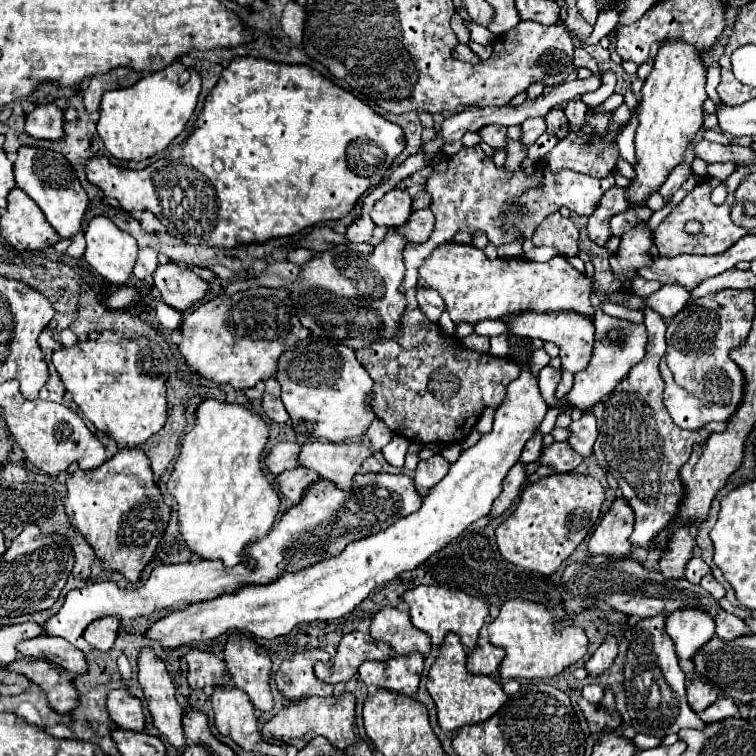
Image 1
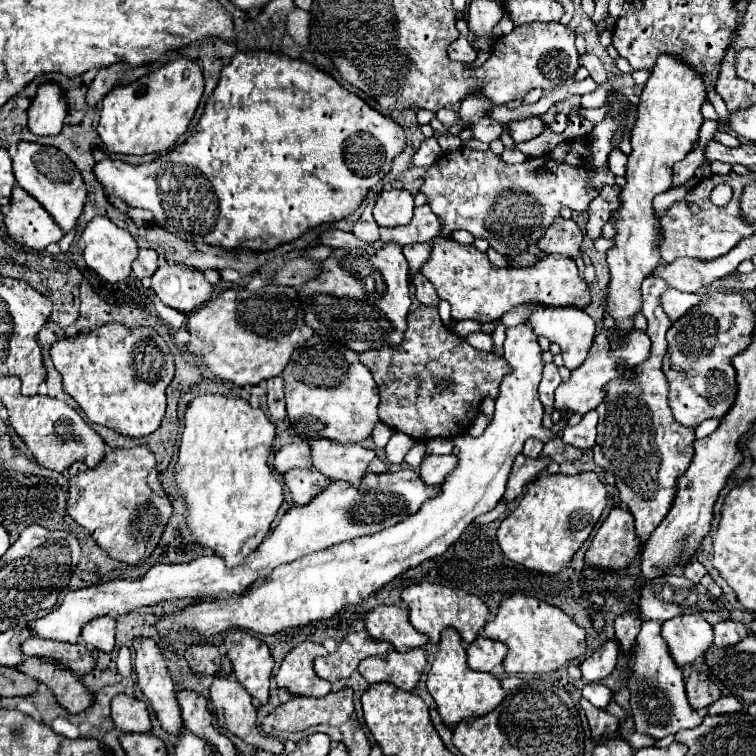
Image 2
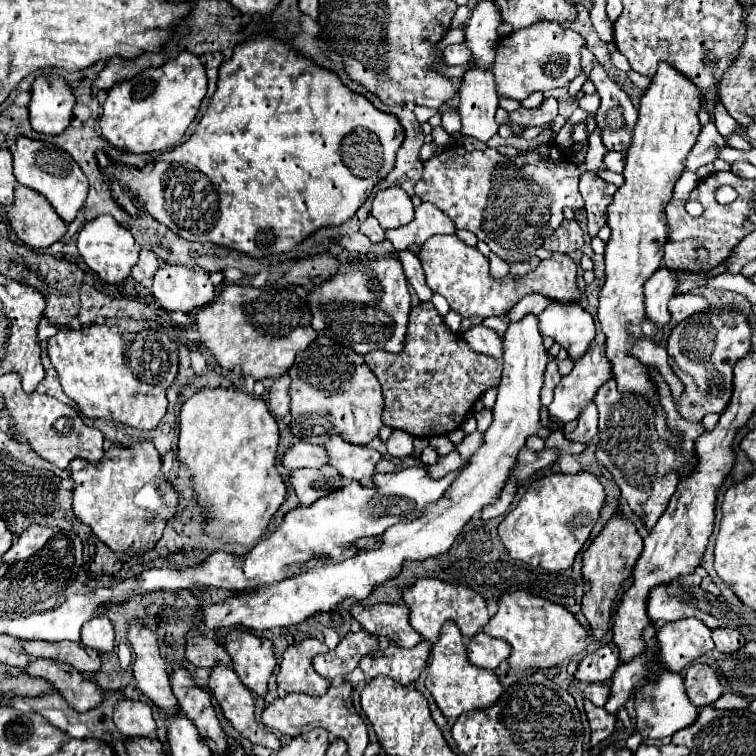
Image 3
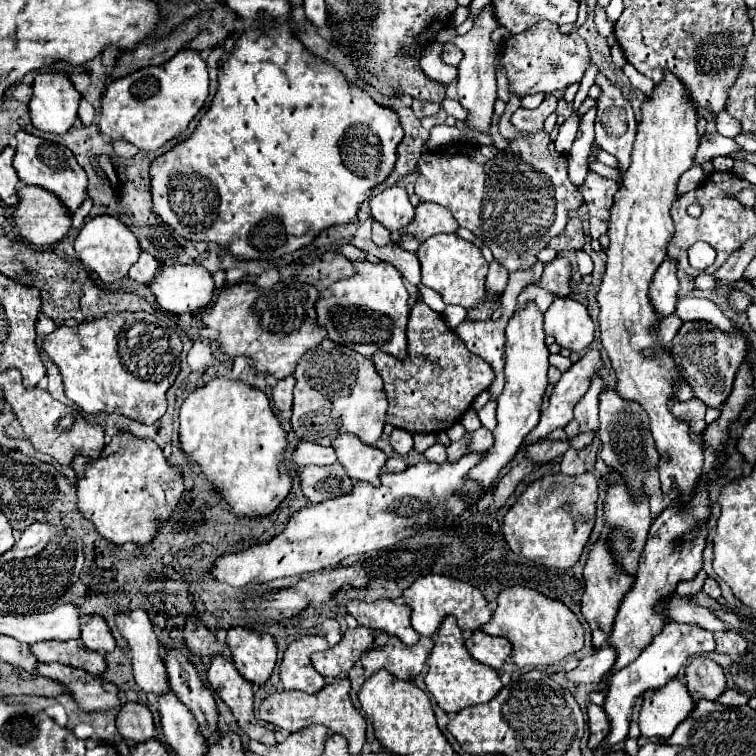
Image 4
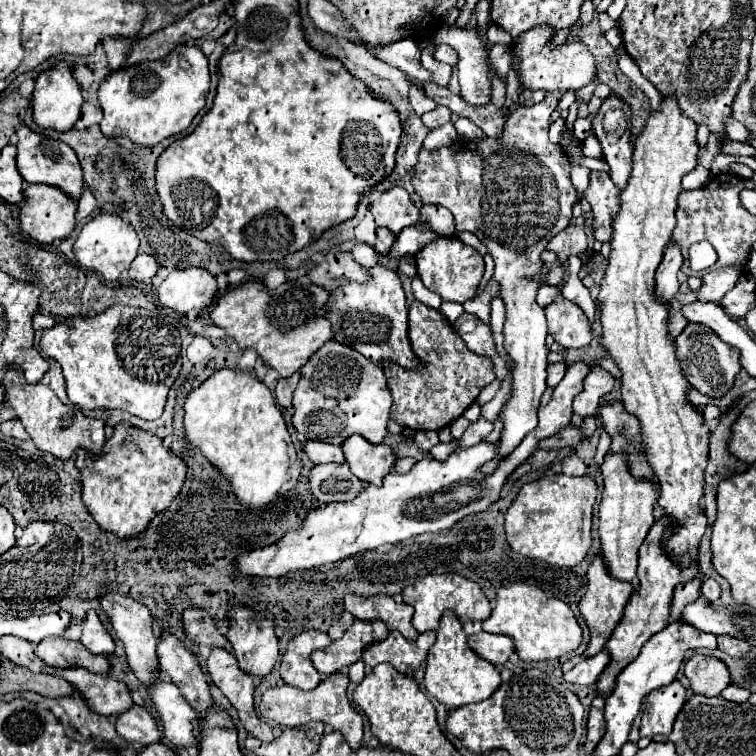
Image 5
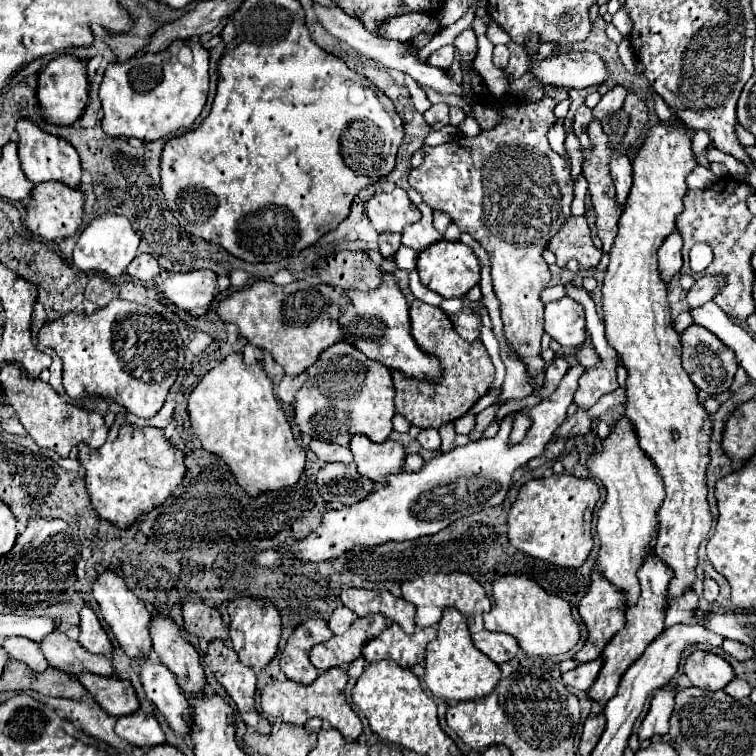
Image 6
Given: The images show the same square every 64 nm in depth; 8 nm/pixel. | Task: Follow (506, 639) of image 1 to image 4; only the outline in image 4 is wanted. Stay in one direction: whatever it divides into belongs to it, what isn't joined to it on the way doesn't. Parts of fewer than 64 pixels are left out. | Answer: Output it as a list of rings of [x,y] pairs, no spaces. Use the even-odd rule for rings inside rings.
[[[510,586],[498,594],[498,608],[490,622],[482,626],[486,634],[504,636],[512,644],[512,660],[516,666],[546,666],[560,662],[568,654],[578,652],[584,646],[584,628],[576,614],[568,610],[560,600],[546,598],[544,594],[526,588]]]

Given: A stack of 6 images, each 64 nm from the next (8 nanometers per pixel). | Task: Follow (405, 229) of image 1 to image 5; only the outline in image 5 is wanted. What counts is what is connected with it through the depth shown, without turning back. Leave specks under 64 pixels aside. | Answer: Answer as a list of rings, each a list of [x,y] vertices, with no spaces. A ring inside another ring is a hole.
[[[423,205],[420,209],[420,220],[427,222],[440,236],[452,236],[456,231],[452,213],[442,206]]]

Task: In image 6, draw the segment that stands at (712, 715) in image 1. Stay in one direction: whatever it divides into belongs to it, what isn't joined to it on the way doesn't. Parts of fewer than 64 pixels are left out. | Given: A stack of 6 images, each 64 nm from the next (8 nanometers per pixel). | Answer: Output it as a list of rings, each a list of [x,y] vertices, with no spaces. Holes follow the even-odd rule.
[[[734,678],[726,688],[724,688],[728,694],[732,694],[732,698],[744,698],[744,696],[748,696],[750,692],[752,692],[752,686],[746,682],[746,680],[742,680],[742,678]]]

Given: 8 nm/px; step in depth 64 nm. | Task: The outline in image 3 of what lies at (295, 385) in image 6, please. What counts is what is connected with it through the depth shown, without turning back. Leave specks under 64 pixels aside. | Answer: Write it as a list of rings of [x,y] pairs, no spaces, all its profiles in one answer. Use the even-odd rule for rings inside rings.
[[[284,374],[282,378],[274,380],[274,386],[270,388],[270,400],[268,400],[268,406],[270,406],[270,412],[278,418],[286,416],[290,412],[290,382],[292,378],[288,374]]]

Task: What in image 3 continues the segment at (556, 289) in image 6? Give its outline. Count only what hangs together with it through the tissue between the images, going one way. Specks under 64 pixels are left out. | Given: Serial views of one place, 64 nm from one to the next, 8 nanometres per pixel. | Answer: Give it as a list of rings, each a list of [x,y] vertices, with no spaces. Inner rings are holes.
[[[531,293],[524,296],[509,312],[509,321],[517,322],[526,314],[539,315],[547,306],[551,304],[551,300],[539,293]]]

